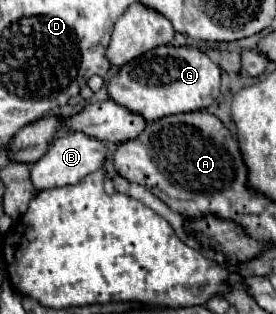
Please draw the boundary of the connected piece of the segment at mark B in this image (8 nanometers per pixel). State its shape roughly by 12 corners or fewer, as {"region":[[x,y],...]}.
{"region":[[81,132],[57,136],[29,168],[37,190],[99,170],[105,146]]}

